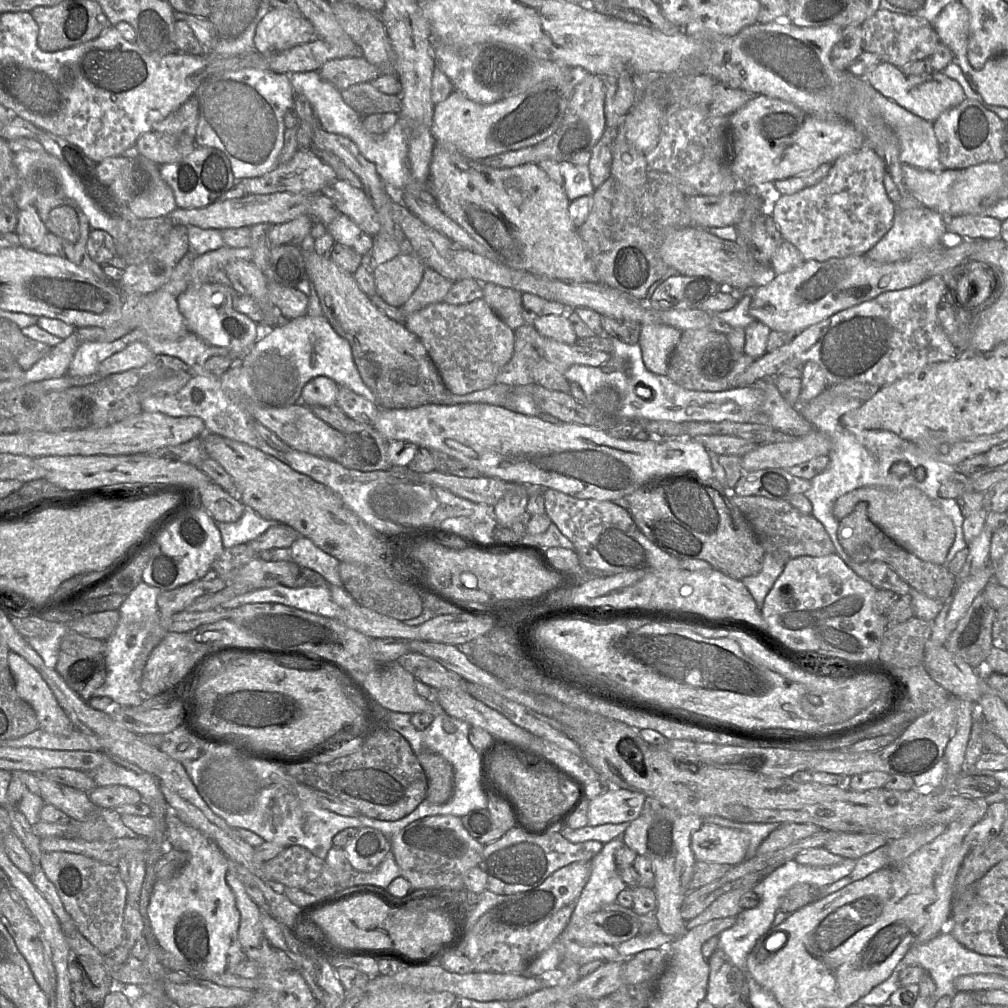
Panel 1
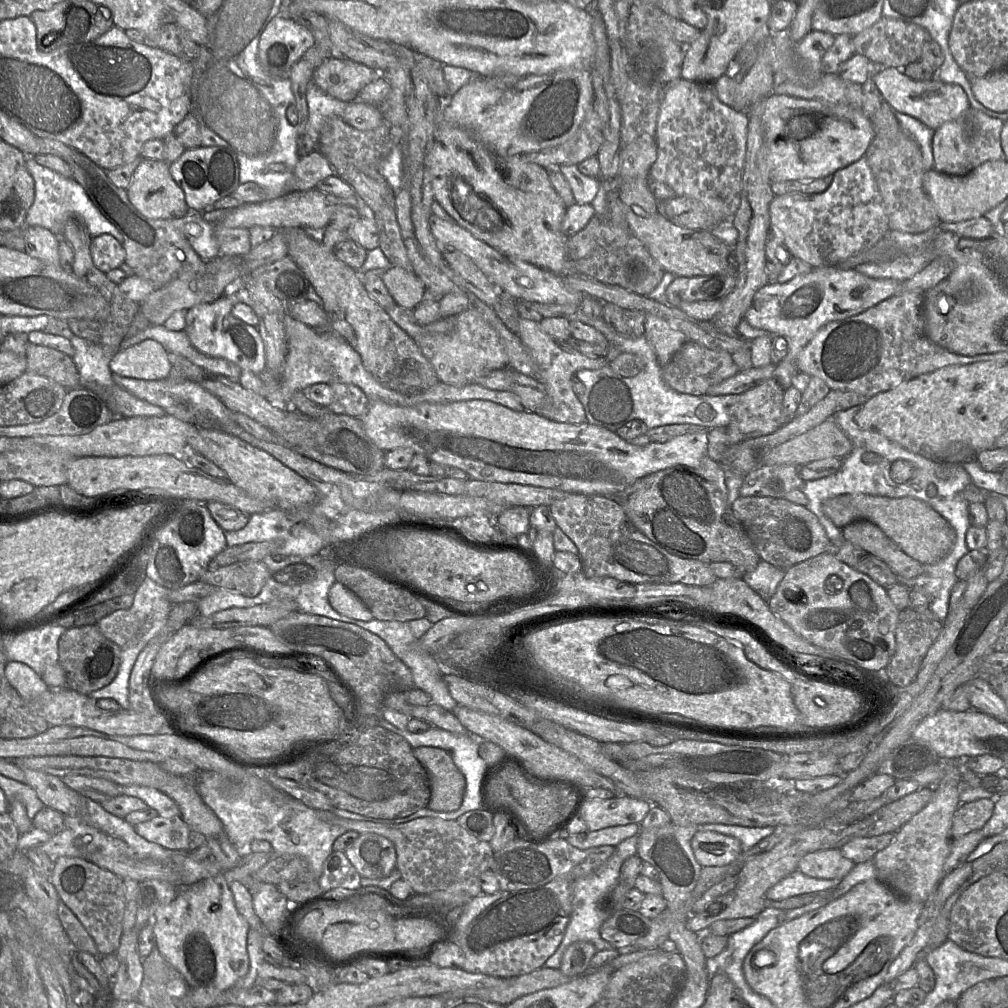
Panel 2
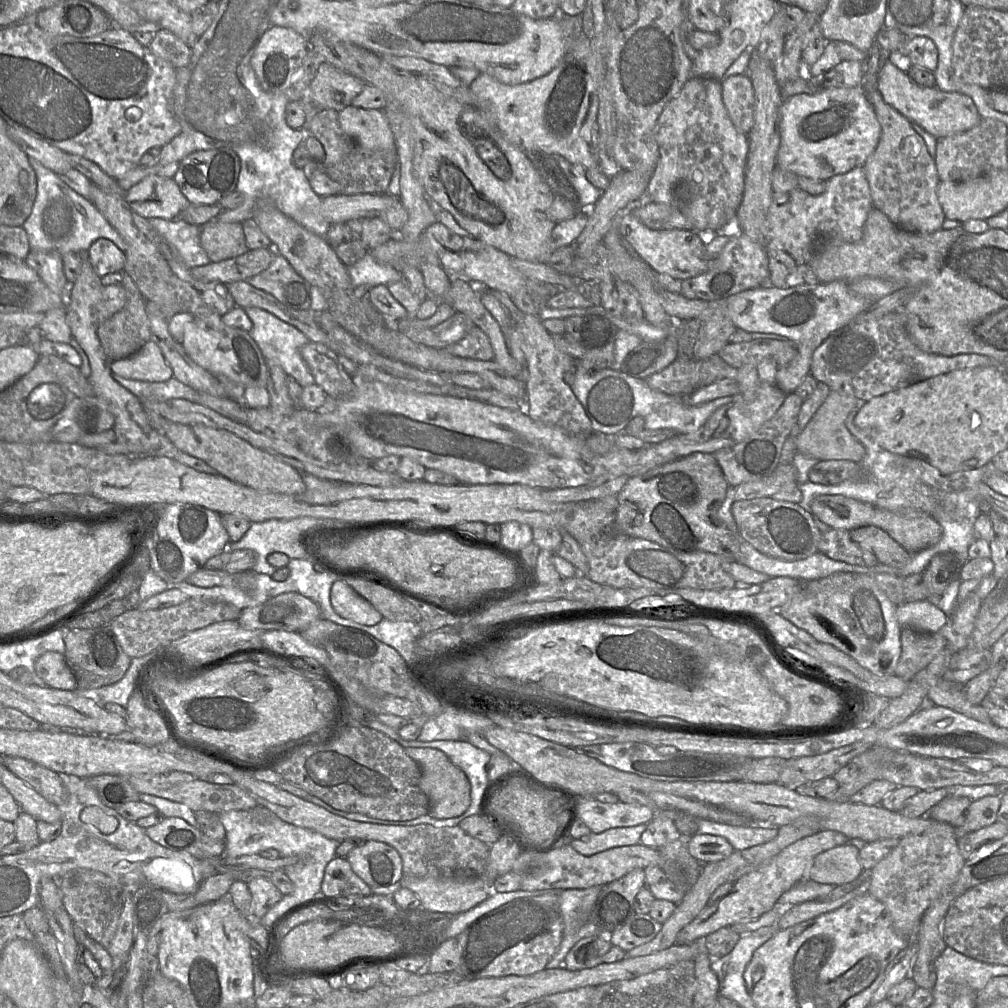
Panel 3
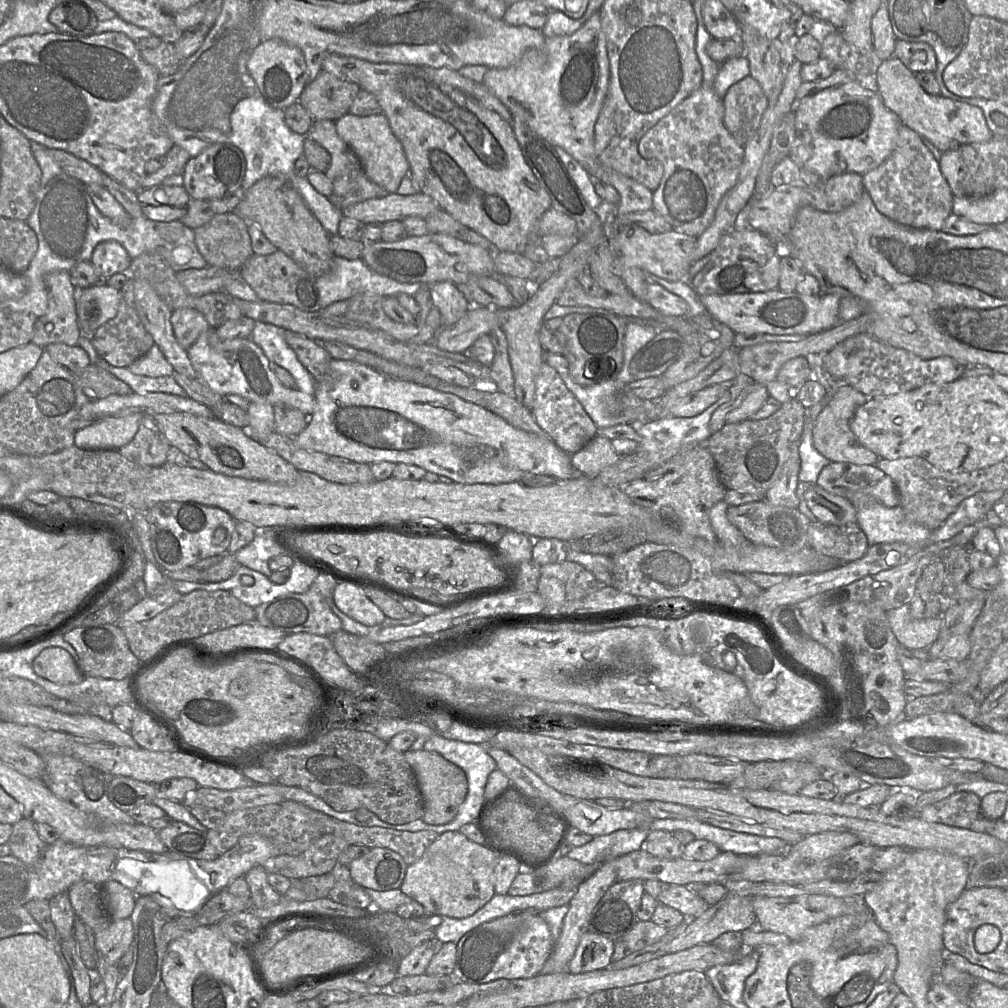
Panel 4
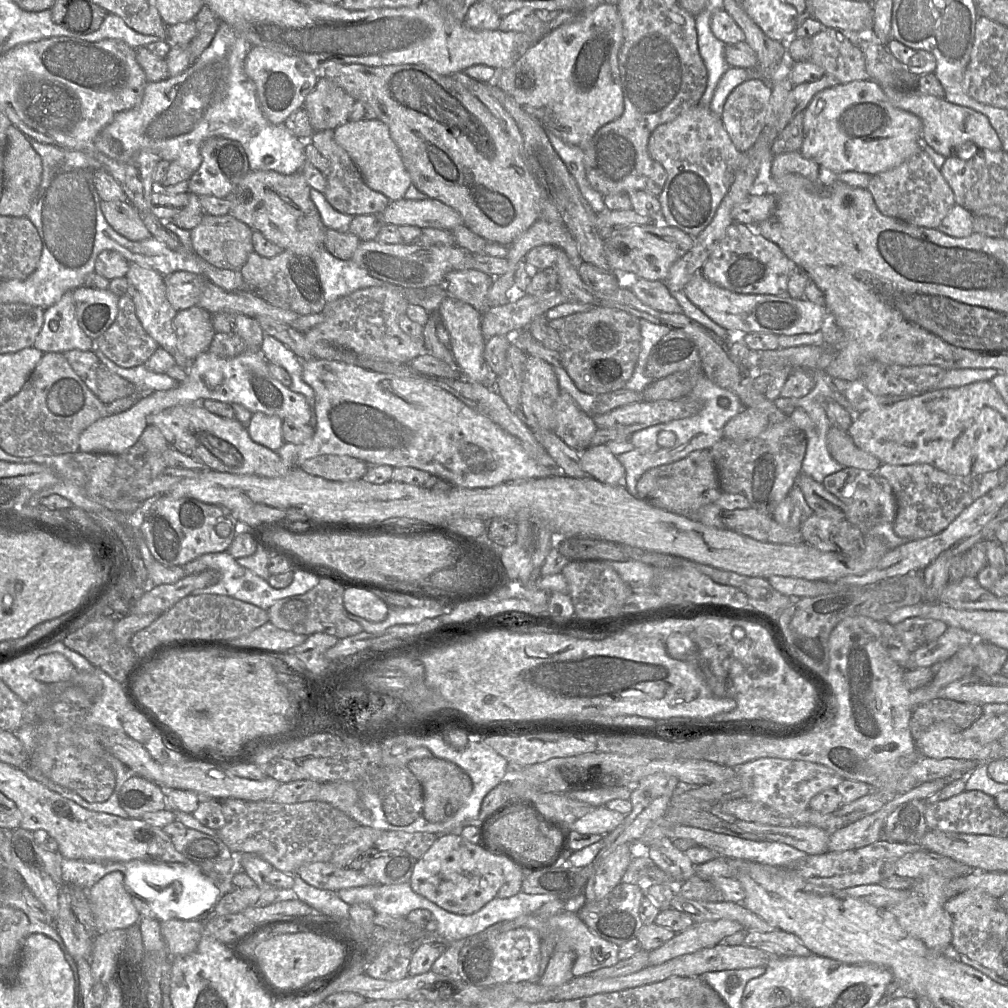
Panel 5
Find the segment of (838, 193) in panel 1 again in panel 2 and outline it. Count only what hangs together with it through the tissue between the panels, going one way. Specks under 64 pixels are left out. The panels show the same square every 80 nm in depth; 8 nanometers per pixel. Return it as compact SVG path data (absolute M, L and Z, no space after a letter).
M865 156L832 175L829 187L822 193L788 193L774 196L769 207L771 233L779 235L792 257L813 268L838 265L879 242L889 231L882 197Z

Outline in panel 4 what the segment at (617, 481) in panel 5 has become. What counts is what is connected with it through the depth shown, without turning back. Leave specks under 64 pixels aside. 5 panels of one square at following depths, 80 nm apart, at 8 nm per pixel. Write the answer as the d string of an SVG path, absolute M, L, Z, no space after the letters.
M597 433L581 450L571 456L571 460L577 475L596 478L606 467L615 464L619 456L611 440Z

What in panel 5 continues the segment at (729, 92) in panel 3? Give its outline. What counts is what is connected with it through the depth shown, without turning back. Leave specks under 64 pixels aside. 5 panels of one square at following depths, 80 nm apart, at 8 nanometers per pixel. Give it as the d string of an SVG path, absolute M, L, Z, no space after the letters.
M755 78L738 85L727 97L721 118L740 152L748 151L764 129L770 98L771 86Z

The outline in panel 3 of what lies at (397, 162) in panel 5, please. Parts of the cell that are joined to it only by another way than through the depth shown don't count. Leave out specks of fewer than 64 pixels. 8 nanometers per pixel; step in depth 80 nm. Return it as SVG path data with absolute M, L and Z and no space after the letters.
M349 105L339 112L338 122L363 149L397 157L394 134L383 111Z

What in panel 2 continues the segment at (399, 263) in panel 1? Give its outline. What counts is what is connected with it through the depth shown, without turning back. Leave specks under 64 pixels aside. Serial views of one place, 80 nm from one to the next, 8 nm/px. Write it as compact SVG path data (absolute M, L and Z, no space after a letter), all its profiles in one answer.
M390 266L381 279L398 306L414 310L422 303L425 285L414 272Z

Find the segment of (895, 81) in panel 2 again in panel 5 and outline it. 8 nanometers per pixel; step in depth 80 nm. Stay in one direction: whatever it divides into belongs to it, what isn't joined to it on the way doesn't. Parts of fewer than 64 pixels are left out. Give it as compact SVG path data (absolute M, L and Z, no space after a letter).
M881 87L889 102L896 108L910 112L920 118L922 122L921 140L935 152L945 158L957 154L961 146L974 144L979 149L999 151L1001 141L991 126L988 118L973 109L950 103L942 98L928 95L918 88L903 90L893 87Z

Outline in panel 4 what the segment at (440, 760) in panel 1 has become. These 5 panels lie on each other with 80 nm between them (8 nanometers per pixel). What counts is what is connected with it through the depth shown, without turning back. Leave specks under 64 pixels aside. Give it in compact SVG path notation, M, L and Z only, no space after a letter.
M408 750L405 759L411 766L424 800L423 820L431 825L451 822L458 814L469 793L469 783L465 773L441 754L426 750Z

